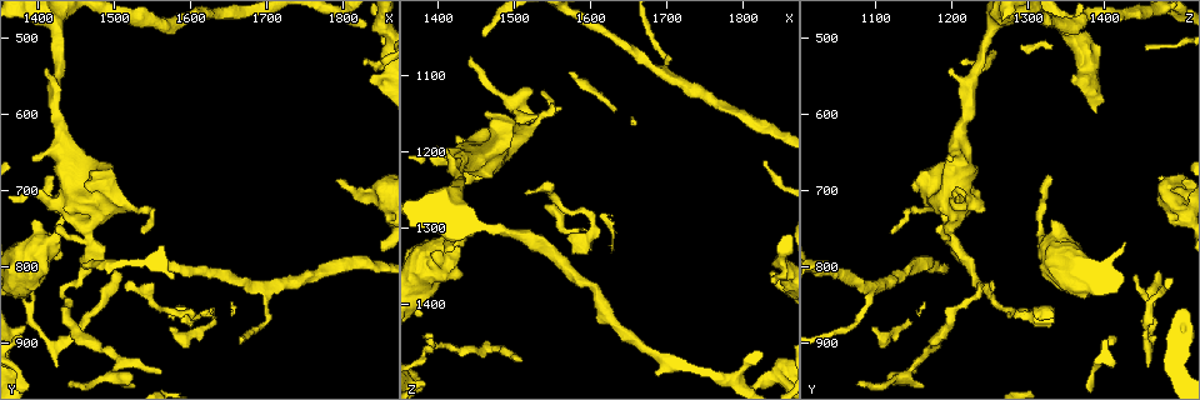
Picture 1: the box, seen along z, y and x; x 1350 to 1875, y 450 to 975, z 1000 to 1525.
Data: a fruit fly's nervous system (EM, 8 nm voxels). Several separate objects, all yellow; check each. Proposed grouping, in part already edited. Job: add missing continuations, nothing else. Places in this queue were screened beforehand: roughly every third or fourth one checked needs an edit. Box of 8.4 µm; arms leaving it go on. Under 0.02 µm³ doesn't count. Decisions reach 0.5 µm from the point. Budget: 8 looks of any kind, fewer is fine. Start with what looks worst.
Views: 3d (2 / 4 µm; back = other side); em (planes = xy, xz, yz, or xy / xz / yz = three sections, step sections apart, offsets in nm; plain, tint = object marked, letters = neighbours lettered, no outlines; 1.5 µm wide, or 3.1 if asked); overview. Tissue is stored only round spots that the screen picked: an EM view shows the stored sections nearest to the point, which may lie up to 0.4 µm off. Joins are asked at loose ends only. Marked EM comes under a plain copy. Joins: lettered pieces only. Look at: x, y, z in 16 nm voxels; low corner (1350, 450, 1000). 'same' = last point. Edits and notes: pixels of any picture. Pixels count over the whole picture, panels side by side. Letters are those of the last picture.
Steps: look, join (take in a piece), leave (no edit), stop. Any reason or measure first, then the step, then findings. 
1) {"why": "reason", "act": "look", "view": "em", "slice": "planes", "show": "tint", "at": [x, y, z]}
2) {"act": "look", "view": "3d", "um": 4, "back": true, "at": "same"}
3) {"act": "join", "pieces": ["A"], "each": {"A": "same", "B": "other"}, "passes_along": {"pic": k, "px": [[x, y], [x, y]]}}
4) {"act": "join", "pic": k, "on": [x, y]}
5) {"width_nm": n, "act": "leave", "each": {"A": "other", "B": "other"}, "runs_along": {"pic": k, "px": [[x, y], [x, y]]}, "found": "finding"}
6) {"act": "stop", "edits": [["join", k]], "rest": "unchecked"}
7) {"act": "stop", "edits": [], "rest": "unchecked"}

{"why": "free end", "act": "look", "view": "em", "slice": "planes", "show": "letters", "at": [1515, 815, 1470]}

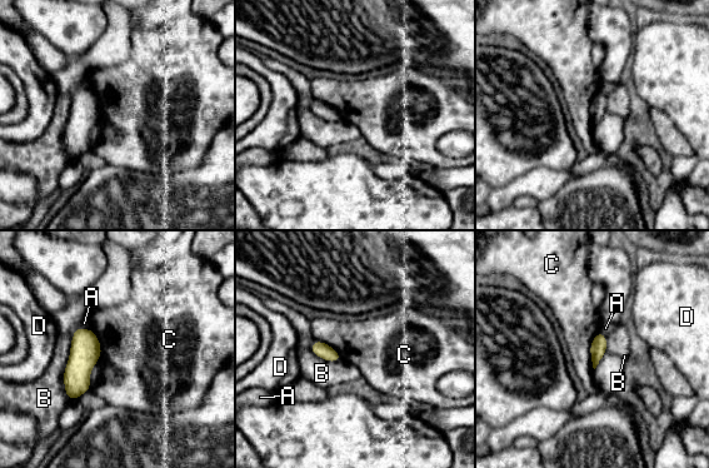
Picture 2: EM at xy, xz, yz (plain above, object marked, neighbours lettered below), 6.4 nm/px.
{"act": "leave", "each": {"A": "other", "B": "other", "C": "other", "D": "other"}, "found": "no lettered piece goes on from it"}

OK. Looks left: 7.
{"why": "thin end", "act": "look", "view": "3d", "um": 4, "at": [1465, 805, 1045]}

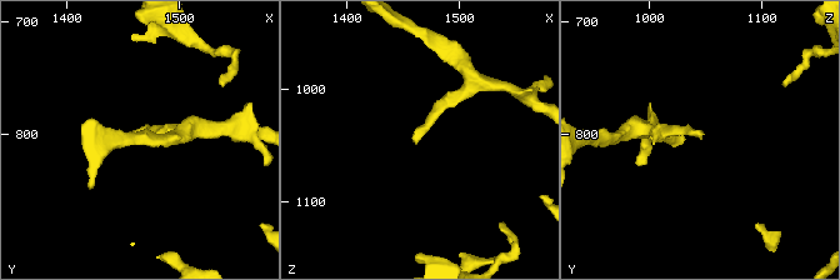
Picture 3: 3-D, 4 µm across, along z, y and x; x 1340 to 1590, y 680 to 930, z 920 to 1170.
{"act": "look", "view": "em", "slice": "planes", "show": "letters", "at": [1464, 800, 1044]}

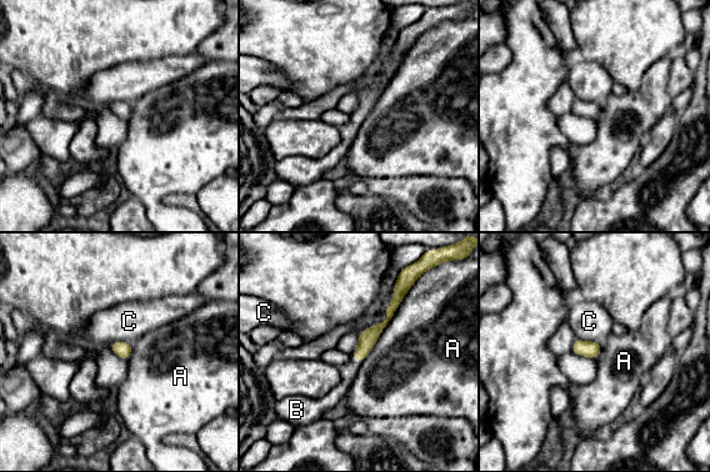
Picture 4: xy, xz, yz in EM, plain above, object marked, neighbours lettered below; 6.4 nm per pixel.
{"act": "join", "pieces": ["B"], "each": {"A": "other", "B": "same", "C": "other"}, "found": "it goes on there"}

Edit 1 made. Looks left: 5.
{"why": "tapers out", "act": "look", "view": "em", "slice": "planes", "show": "letters", "at": [1560, 940, 1140]}

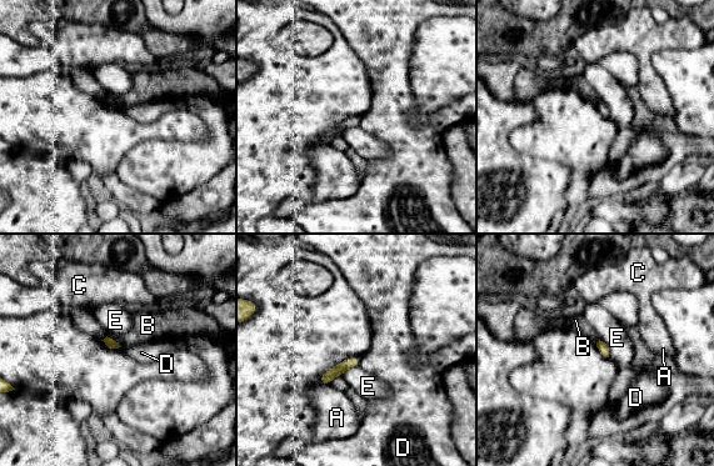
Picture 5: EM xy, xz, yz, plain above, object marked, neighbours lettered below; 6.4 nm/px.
{"act": "leave", "each": {"A": "other", "B": "other", "C": "other", "D": "other", "E": "other"}, "border": {"pic": 5, "px": [[362, 359], [359, 365]]}, "found": "none of them fits"}

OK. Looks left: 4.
{"act": "stop", "edits": [["join", 4]], "rest": "unchecked"}

